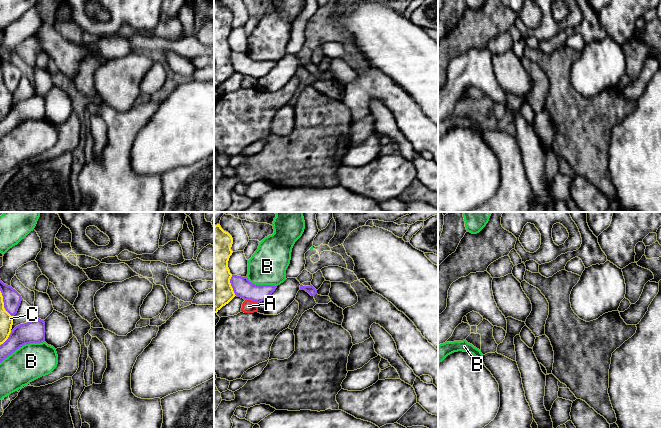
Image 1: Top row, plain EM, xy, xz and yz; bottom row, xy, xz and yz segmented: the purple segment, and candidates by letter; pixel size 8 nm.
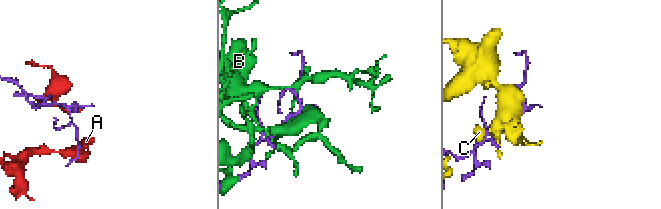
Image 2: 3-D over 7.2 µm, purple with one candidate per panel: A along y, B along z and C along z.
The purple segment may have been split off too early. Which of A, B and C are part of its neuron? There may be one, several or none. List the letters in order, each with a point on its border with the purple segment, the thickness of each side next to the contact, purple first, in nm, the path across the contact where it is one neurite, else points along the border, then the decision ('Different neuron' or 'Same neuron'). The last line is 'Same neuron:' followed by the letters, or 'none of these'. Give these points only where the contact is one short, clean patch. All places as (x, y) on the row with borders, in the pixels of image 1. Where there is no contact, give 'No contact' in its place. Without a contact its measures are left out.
A: Touches purple at xz (251, 300). Thickness 160 nm (purple) against 110 nm. Different neuron
B: Touches purple at xz (261, 285). Thickness 160 nm (purple) against 300 nm. Different neuron
C: Touches purple at xz (231, 285). Thickness 160 nm (purple) against 280 nm. Different neuron
Same neuron: none of these

